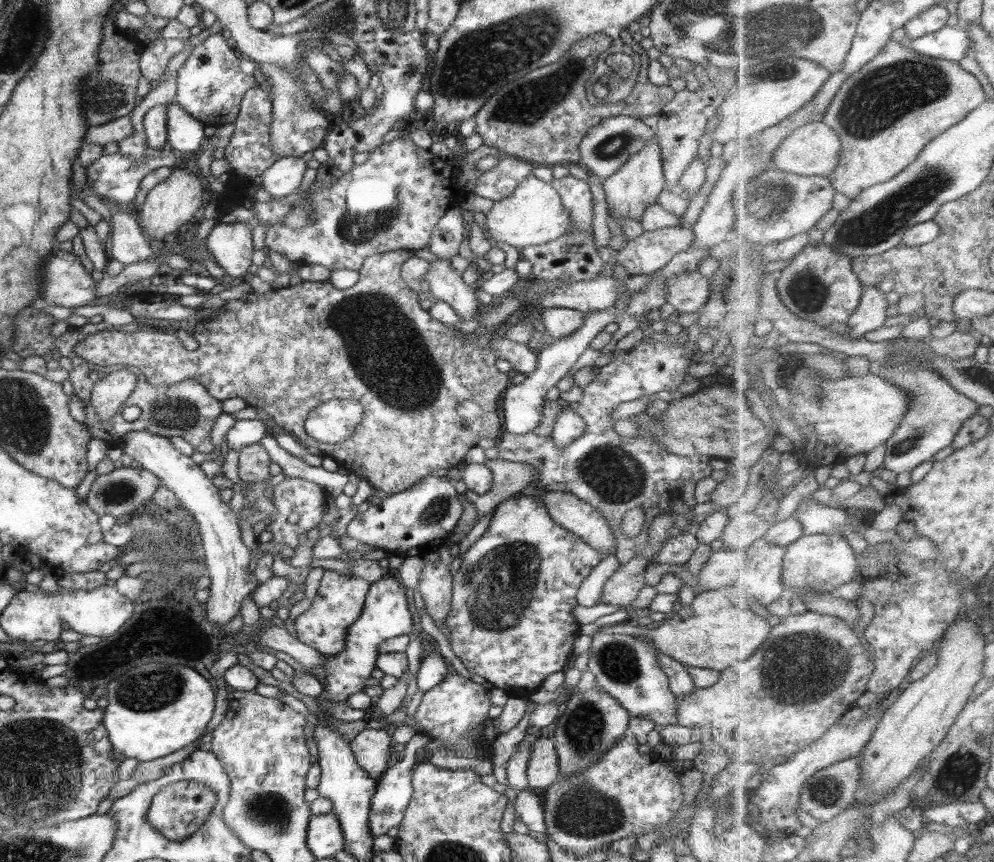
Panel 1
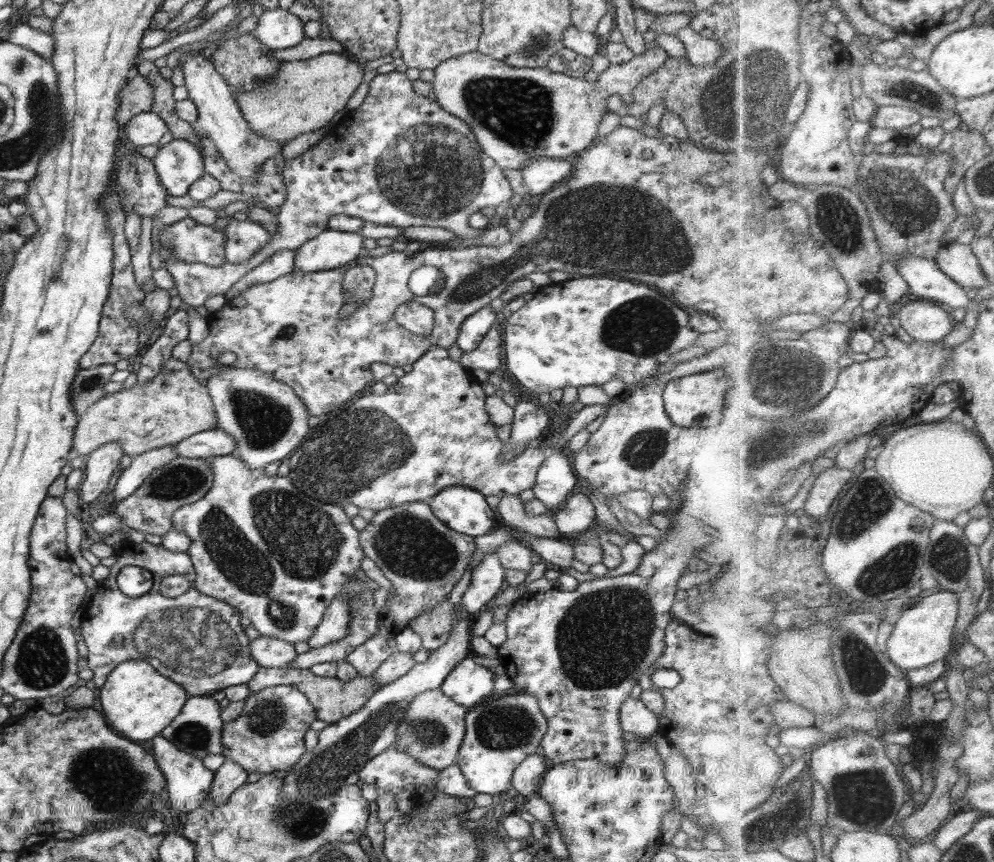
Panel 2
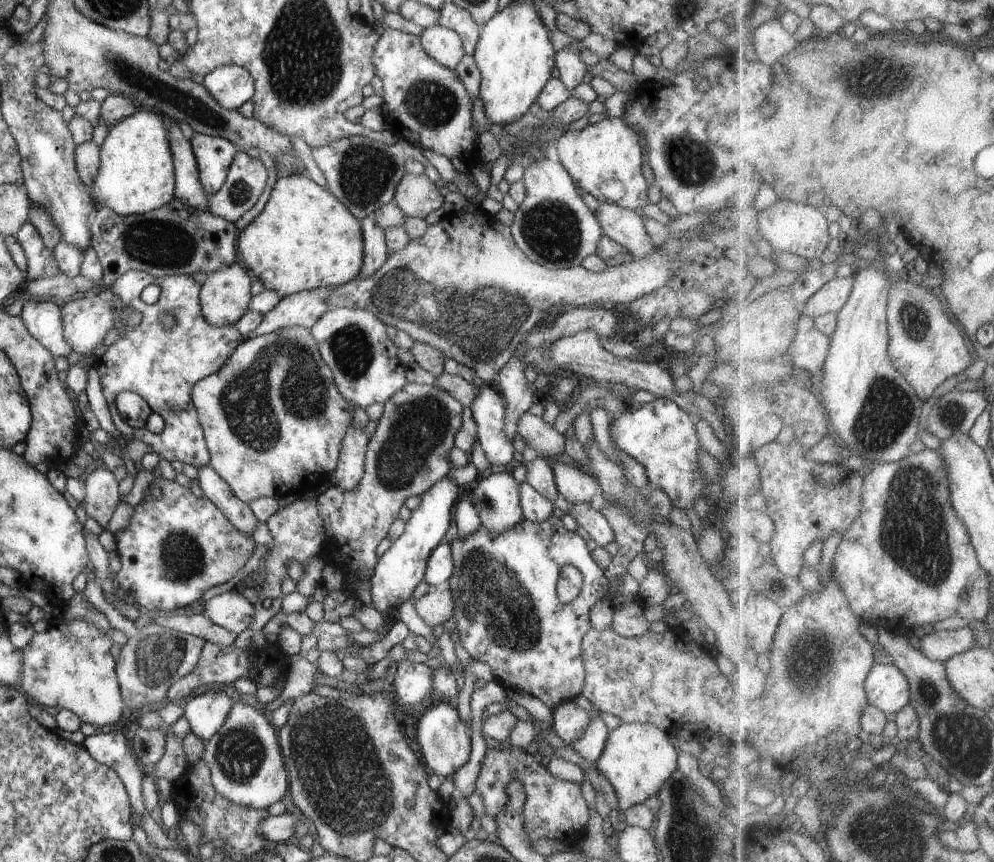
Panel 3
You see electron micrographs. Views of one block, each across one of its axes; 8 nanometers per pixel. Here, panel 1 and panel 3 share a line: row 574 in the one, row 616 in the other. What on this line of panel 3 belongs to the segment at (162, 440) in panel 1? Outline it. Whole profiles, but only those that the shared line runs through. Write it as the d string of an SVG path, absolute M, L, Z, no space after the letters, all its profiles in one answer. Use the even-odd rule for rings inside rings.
M236 588L215 595L204 604L206 616L218 626L238 634L245 631L254 620L252 605Z

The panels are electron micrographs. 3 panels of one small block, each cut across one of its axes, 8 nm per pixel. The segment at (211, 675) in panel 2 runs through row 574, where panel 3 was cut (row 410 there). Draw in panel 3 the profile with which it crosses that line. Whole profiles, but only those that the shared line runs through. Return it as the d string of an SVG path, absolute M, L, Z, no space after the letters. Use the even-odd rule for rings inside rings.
M128 271L125 272L111 286L111 291L117 301L119 310L123 308L132 308L142 312L143 318L140 324L131 327L126 324L123 318L120 318L118 340L112 345L107 346L106 352L102 356L95 357L93 360L93 368L95 368L101 376L101 390L106 398L110 414L112 414L112 422L120 431L122 437L128 442L129 440L140 440L146 446L150 446L151 453L143 455L141 464L147 471L153 472L158 468L159 460L164 459L166 462L172 460L180 460L184 464L192 464L196 468L209 465L211 454L209 453L207 442L203 433L202 425L199 421L195 406L191 399L191 392L194 385L203 378L217 373L228 360L228 357L236 350L236 347L243 341L243 336L237 332L234 325L225 327L212 326L201 313L201 304L199 301L199 292L201 284L198 283L192 275L184 275L177 277L158 277L154 279L144 271ZM149 284L157 284L160 286L160 296L153 304L146 304L140 299L140 293ZM162 314L172 314L175 316L175 324L170 329L164 329L160 318ZM122 391L134 391L139 394L150 405L153 412L157 412L162 416L164 428L160 434L155 434L148 429L130 428L129 424L120 416L115 407L115 396Z

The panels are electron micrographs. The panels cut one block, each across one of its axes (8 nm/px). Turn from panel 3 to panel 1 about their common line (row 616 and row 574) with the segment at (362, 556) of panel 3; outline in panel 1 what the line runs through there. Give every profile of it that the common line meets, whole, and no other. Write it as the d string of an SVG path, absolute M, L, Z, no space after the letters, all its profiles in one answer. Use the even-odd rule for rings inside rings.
M325 570L311 606L296 618L295 629L298 640L324 655L338 654L344 648L348 628L362 615L370 585L361 577Z

